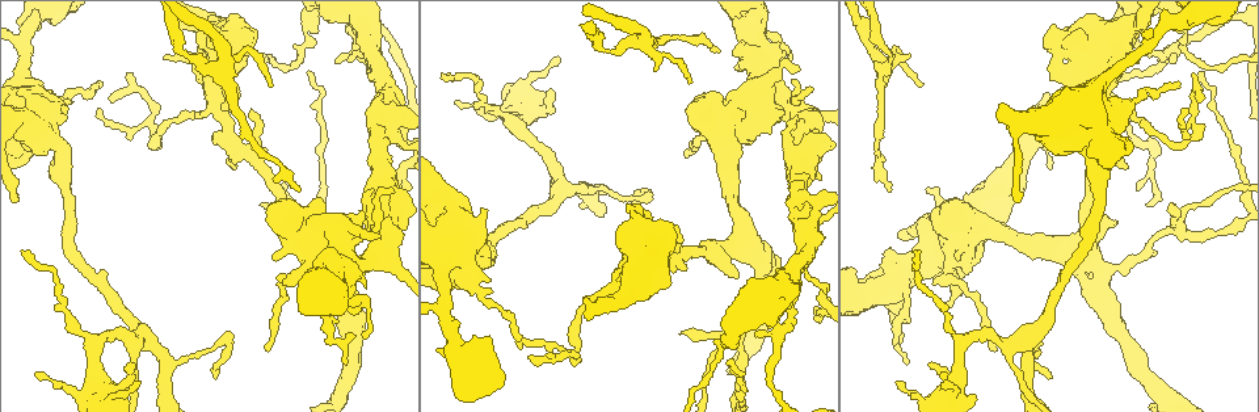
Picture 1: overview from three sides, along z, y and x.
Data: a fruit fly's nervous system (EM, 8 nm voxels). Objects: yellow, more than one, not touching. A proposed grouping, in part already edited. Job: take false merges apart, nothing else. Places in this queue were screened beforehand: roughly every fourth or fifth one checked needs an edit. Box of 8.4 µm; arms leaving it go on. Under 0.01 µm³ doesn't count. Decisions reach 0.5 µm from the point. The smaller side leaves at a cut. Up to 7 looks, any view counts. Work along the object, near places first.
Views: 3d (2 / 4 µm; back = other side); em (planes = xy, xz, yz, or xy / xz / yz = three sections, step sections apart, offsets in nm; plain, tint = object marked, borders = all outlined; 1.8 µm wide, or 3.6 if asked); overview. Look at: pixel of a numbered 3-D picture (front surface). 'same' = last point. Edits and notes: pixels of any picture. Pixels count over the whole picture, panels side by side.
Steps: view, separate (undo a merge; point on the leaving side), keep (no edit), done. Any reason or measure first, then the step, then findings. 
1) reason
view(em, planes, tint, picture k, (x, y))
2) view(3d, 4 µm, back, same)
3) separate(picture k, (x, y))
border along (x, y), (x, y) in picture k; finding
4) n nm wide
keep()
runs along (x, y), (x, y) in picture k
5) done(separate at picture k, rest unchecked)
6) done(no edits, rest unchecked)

sudden change in width
view(3d, 4 µm, picture 1, (809, 208))

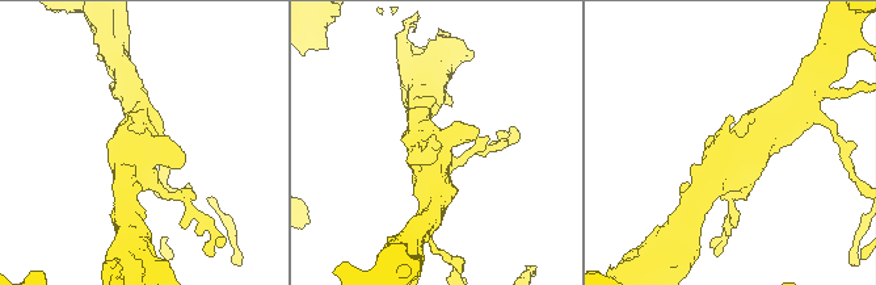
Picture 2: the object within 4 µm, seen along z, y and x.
view(em, planes, tint, picture 2, (142, 158))

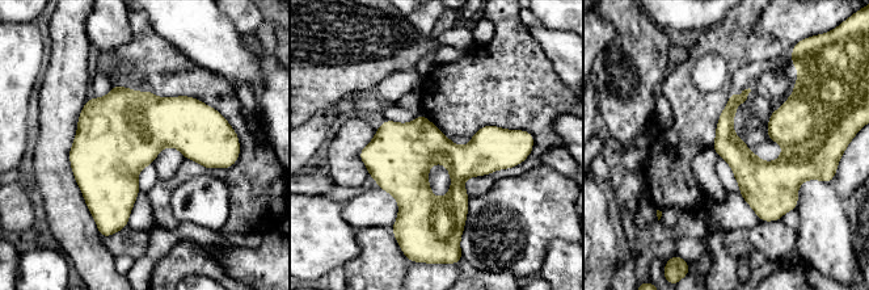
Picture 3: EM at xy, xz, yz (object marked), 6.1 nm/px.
190 nm wide
keep()
all the same neuron

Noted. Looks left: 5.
small branch off a trunk
view(3d, 2 µm, picture 1, (378, 252))

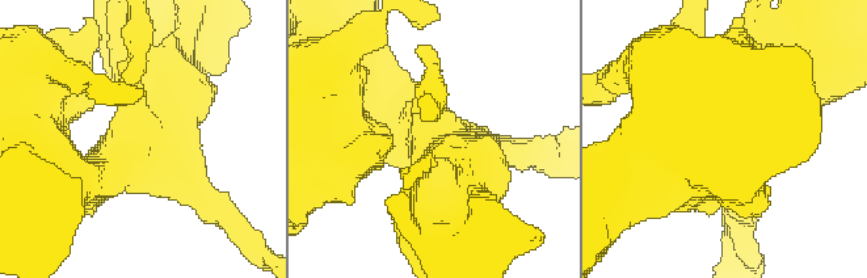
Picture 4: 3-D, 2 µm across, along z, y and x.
shape alone is not enough
view(em, xz, step 8, tint, picture 4, (143, 133))

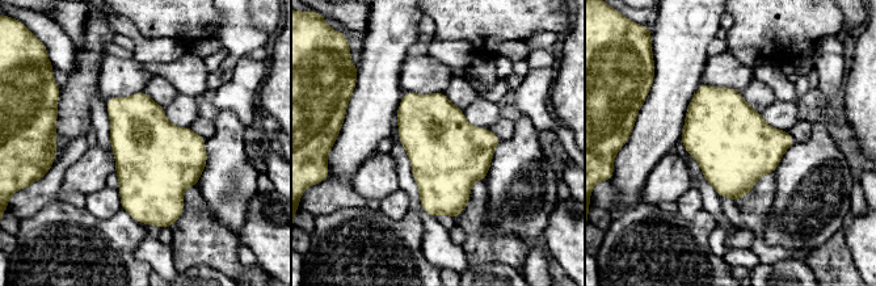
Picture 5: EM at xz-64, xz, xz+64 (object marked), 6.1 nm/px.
460 nm wide
keep()
one neuron here

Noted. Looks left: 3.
abrupt turn
view(3d, 4 µm, picture 1, (1036, 352))

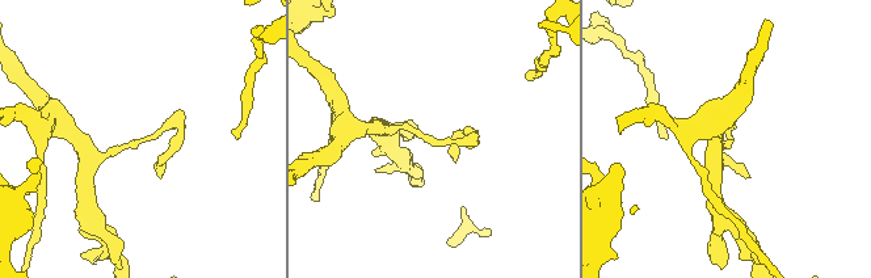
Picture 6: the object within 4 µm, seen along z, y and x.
shape alone is not enough
view(em, 3.6 µm, xy, step 16, tint, picture 6, (727, 138))

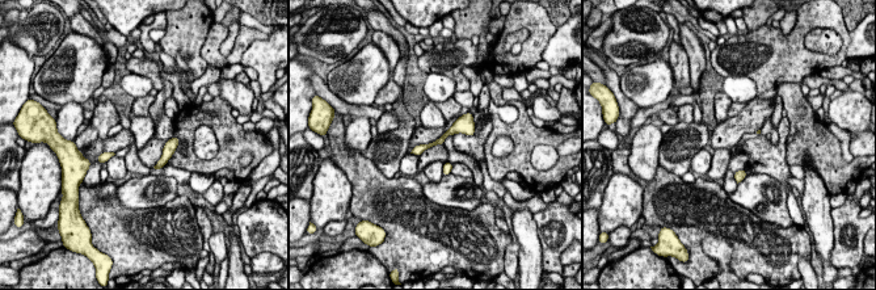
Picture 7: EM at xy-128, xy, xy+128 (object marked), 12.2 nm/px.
keep()
runs along (471, 131), (454, 129), (416, 151) in picture 7; continuous, no second neuron

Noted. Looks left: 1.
done(no edits, rest unchecked)

